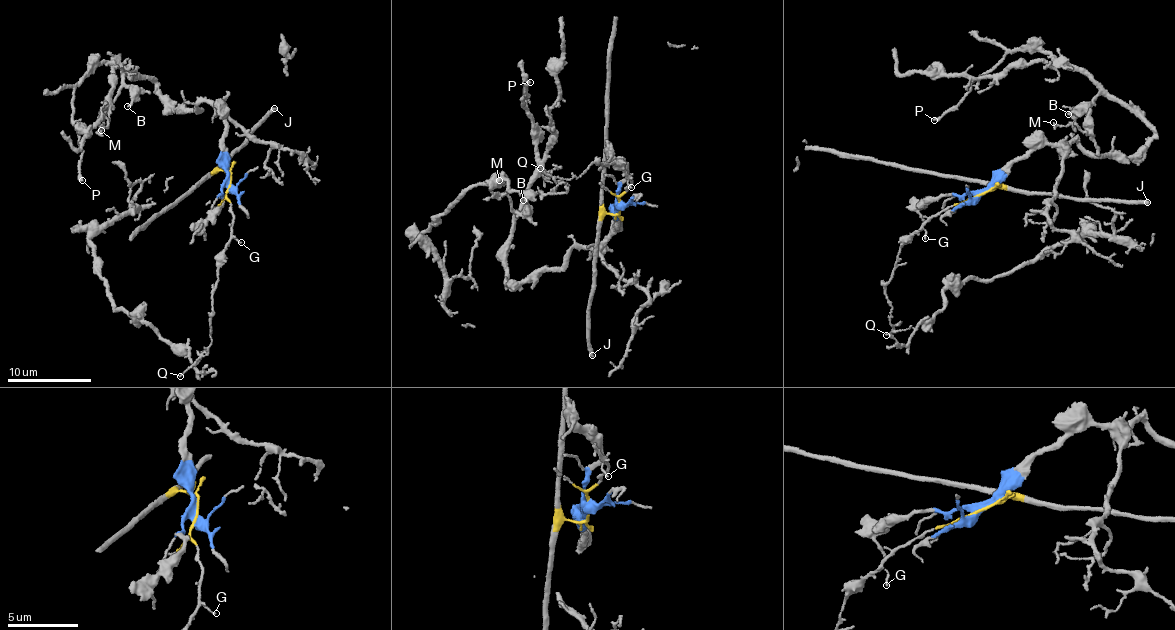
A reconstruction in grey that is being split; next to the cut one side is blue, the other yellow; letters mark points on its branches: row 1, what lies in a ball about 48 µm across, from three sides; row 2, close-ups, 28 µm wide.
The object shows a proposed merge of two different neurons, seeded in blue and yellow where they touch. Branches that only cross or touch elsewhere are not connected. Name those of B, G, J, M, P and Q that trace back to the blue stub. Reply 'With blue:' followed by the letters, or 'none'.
With blue: B, M, P

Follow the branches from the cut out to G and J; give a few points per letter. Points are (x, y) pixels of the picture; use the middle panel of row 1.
G: (620, 208), (619, 199), (631, 182), (628, 178), (632, 188)
J: (620, 208), (614, 215), (607, 213), (600, 224), (595, 291), (589, 306), (588, 345), (593, 355)

